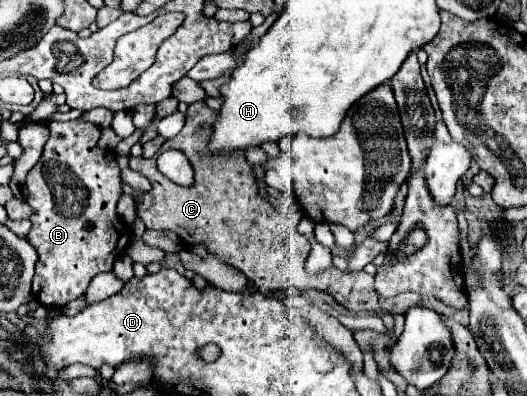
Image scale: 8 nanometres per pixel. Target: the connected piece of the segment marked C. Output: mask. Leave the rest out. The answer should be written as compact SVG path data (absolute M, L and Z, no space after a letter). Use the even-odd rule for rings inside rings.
M204 101L192 103L186 111L186 125L174 137L168 139L158 153L166 149L178 149L186 153L194 167L194 185L180 187L156 167L156 155L152 159L132 157L130 169L146 175L152 183L152 191L140 197L138 215L144 221L146 229L168 229L174 231L182 245L204 245L210 253L218 255L224 263L242 271L248 279L252 279L264 293L276 289L318 289L332 295L342 307L348 311L368 311L376 307L376 303L398 303L398 313L406 315L410 307L422 303L422 297L416 293L402 293L394 299L384 299L374 293L374 277L366 271L358 273L342 273L338 269L326 269L322 273L308 273L306 257L310 253L310 243L302 237L282 215L260 195L258 181L254 177L254 169L246 163L246 157L240 153L212 157L204 151L204 145L210 141L210 129L216 119L216 111L208 109Z

